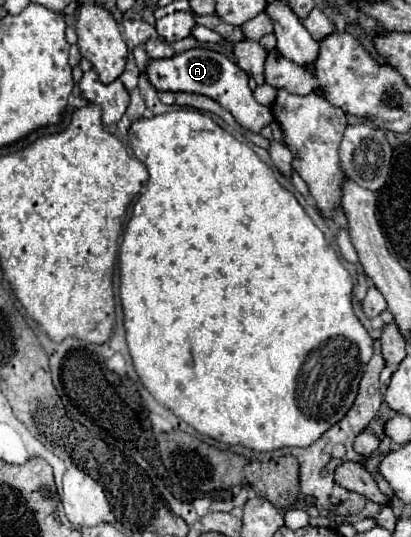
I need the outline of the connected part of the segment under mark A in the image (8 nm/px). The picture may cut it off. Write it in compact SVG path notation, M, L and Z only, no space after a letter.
M192 48L186 52L180 52L172 58L158 58L158 60L148 60L146 64L146 76L148 82L160 90L160 92L196 92L202 96L208 96L216 100L222 108L226 108L240 126L260 132L264 124L272 122L272 114L268 106L262 106L254 100L252 90L248 88L248 76L242 68L236 68L232 60L228 60L224 54L216 50L206 50L206 48Z

